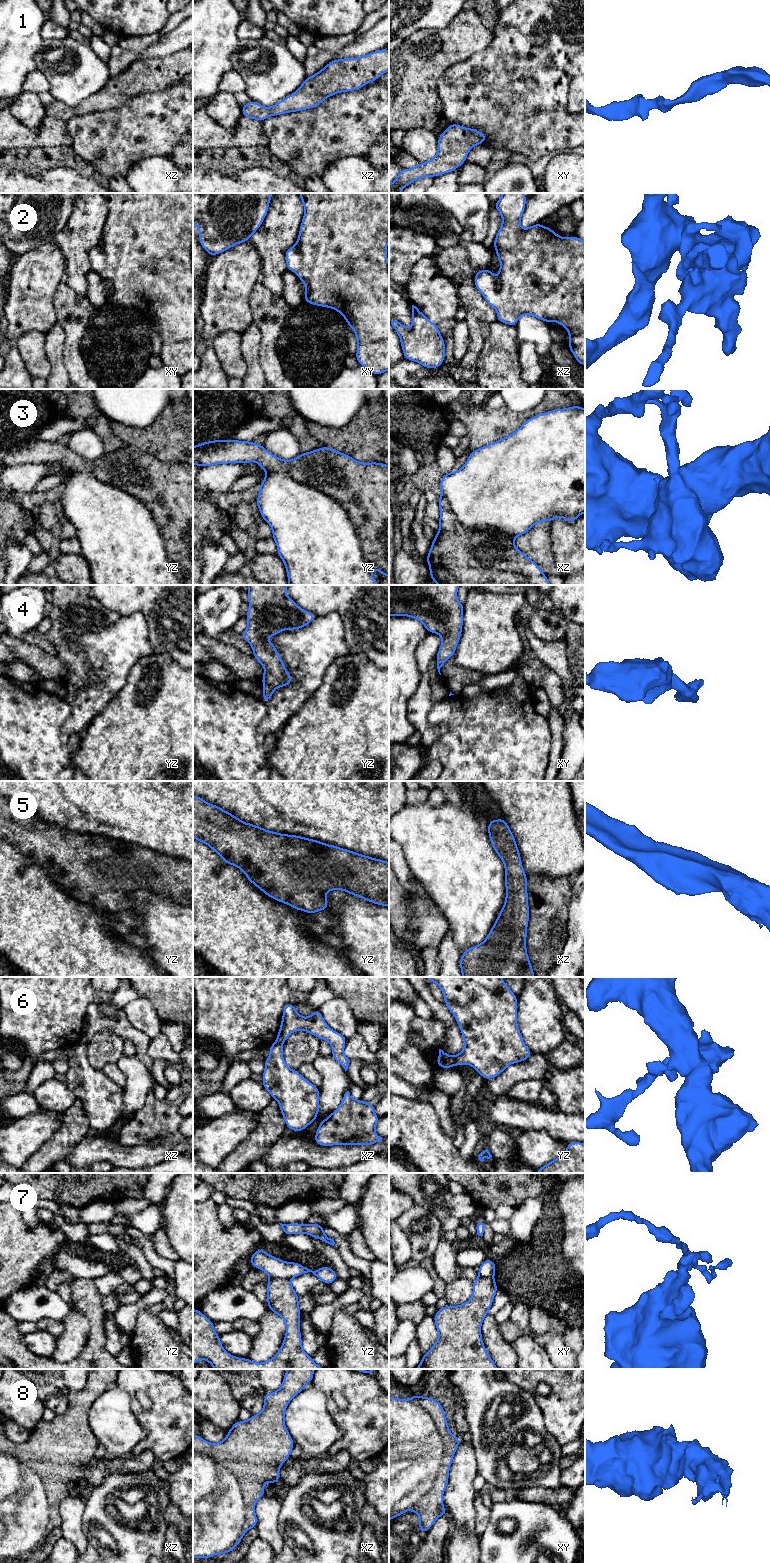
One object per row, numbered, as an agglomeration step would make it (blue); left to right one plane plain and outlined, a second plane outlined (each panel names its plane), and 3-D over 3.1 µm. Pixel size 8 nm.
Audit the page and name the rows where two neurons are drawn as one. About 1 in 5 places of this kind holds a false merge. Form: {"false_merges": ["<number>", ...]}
{"false_merges": ["3", "6", "7"]}

